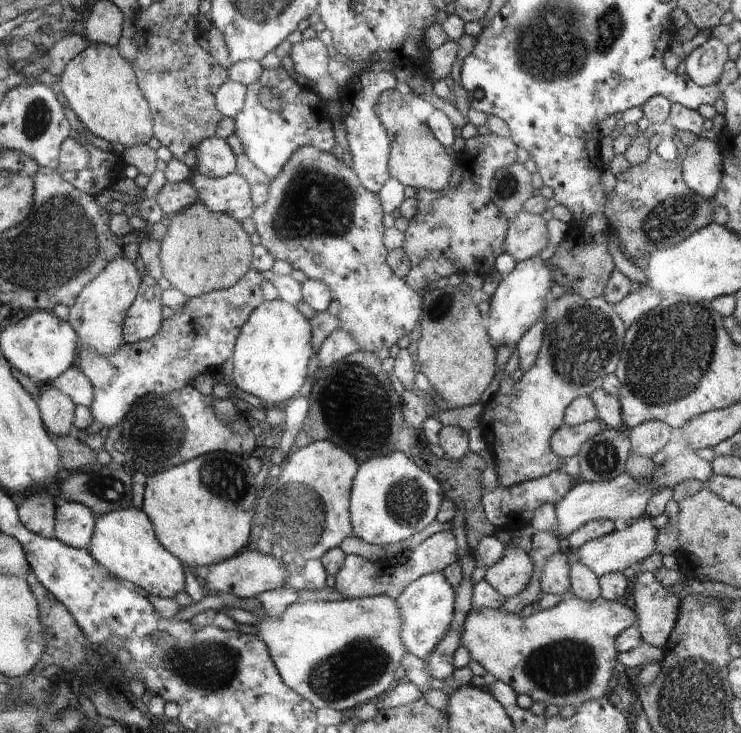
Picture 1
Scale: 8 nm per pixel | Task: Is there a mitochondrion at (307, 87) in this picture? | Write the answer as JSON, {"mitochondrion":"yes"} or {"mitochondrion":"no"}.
{"mitochondrion":"no"}

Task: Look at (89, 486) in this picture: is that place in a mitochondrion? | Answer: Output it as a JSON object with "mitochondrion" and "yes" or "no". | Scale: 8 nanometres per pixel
{"mitochondrion":"yes"}

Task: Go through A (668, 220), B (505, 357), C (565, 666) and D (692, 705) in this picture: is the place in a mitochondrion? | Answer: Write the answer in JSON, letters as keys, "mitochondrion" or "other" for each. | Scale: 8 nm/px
{"A":"mitochondrion","B":"other","C":"mitochondrion","D":"mitochondrion"}

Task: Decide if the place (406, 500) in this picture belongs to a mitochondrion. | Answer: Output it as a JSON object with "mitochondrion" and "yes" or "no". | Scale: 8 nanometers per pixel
{"mitochondrion":"yes"}

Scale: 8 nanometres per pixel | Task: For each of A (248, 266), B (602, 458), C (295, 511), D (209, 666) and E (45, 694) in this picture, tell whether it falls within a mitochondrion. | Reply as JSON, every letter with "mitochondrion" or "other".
{"A":"other","B":"mitochondrion","C":"mitochondrion","D":"mitochondrion","E":"mitochondrion"}

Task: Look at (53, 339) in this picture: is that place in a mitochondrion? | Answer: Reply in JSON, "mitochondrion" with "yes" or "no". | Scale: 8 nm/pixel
{"mitochondrion":"no"}

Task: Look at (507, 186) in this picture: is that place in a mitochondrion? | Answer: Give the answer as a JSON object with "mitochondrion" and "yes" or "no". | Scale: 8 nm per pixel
{"mitochondrion":"yes"}

